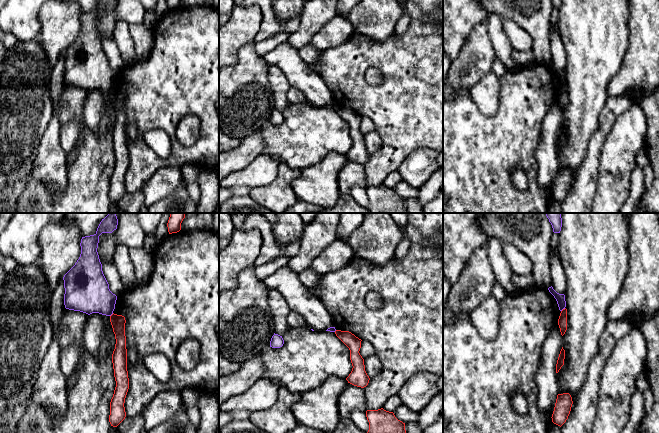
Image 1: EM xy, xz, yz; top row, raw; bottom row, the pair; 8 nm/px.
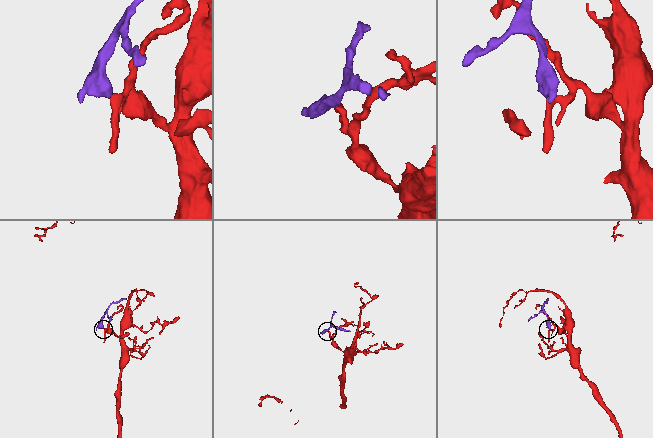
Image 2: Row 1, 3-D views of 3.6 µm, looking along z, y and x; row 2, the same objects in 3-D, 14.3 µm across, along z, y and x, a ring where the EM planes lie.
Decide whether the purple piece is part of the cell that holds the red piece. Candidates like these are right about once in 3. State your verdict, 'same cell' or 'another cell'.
another cell

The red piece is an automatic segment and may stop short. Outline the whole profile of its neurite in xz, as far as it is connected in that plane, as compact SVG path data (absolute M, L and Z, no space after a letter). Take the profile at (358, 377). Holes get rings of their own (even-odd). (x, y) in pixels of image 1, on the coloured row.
M336 330L335 334L350 350L353 368L346 380L354 386L366 387L370 378L365 371L364 359L359 353L362 340L349 331Z

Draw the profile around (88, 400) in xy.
M65 309L58 327L60 349L76 345L81 350L80 359L74 369L75 382L67 389L67 410L60 419L54 419L48 411L33 400L33 392L28 398L25 413L18 422L15 433L110 433L110 402L116 387L112 356L109 354L108 332L96 355L90 354L84 346L83 334L89 315L80 311Z

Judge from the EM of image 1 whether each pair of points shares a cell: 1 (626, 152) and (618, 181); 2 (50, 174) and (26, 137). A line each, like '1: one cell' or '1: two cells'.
1: one cell
2: two cells

